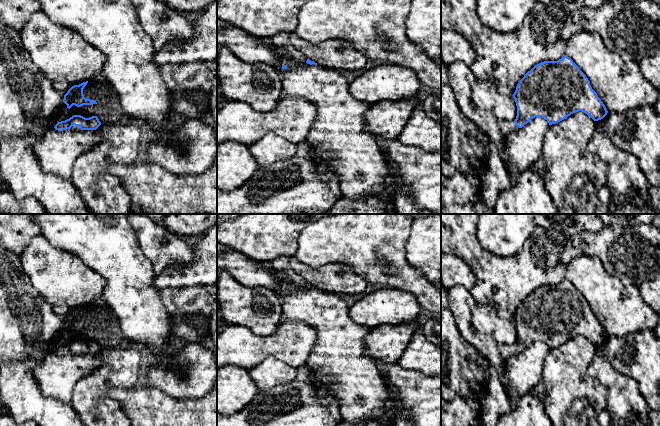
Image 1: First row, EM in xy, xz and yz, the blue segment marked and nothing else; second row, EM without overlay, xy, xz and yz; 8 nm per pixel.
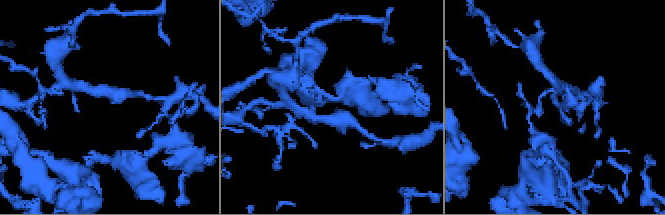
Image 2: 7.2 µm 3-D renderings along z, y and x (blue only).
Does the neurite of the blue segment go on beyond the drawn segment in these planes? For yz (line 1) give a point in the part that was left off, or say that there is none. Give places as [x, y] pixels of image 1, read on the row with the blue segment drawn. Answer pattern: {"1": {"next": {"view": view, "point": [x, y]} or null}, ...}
{"1": {"next": {"view": "yz", "point": [506, 127]}}}

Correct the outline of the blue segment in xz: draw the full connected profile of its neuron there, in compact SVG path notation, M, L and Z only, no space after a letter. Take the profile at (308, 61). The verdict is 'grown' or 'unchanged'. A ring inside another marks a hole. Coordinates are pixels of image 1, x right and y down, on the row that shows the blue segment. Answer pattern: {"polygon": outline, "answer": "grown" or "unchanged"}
{"polygon": "M279 32L268 38L269 42L285 55L291 57L298 65L314 64L314 61L309 60L302 52L297 50L291 43L290 34L286 32Z", "answer": "grown"}

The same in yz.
{"polygon": "M566 55L558 61L535 65L519 81L513 98L517 106L516 119L498 119L503 139L535 117L542 117L552 125L578 111L594 121L608 113L586 75Z", "answer": "grown"}

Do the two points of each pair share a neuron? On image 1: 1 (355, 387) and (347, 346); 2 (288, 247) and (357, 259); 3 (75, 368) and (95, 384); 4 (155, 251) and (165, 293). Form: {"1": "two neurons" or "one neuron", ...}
{"1": "one neuron", "2": "two neurons", "3": "two neurons", "4": "two neurons"}

